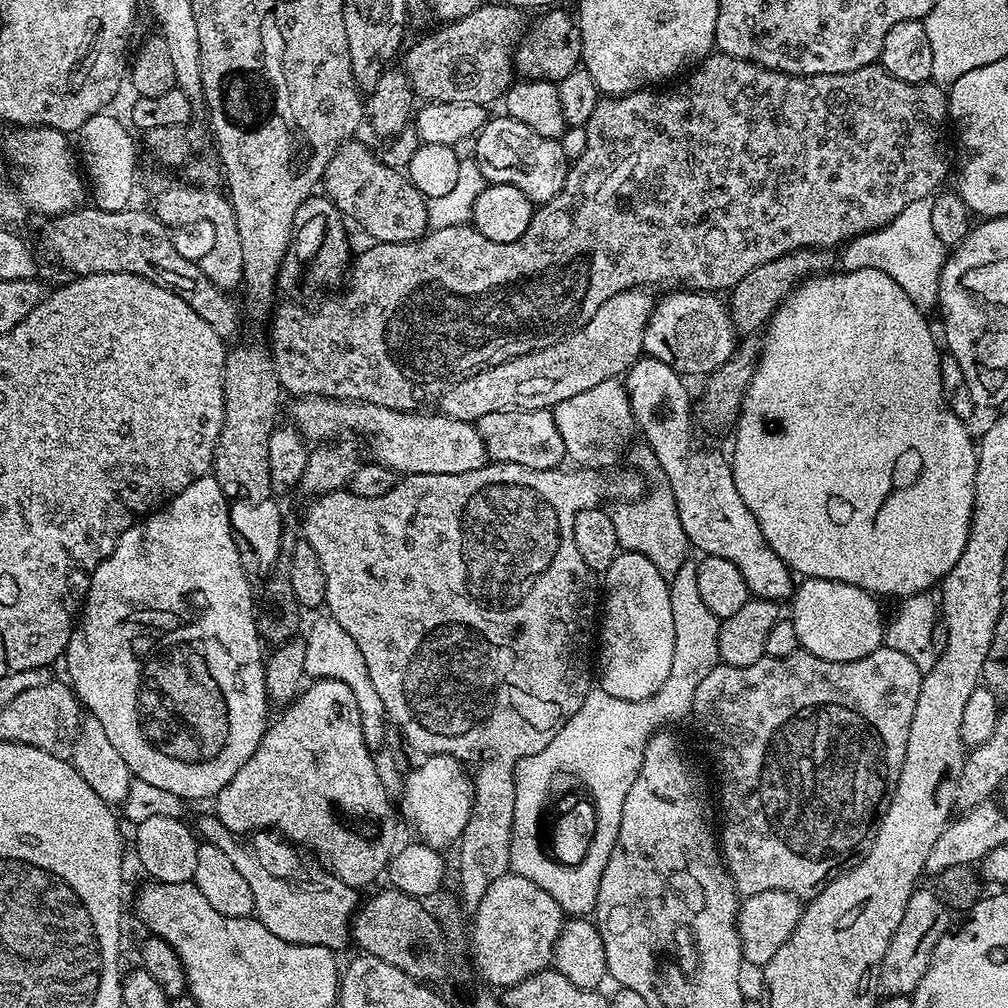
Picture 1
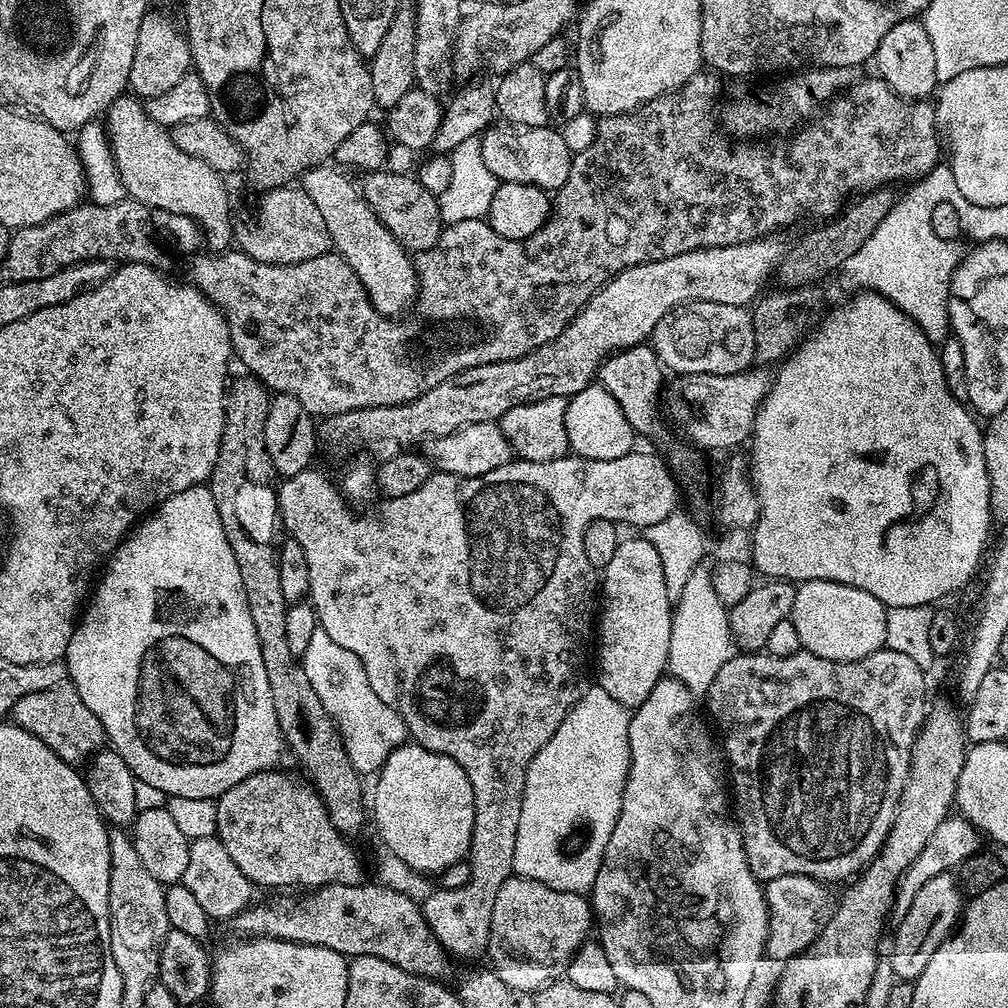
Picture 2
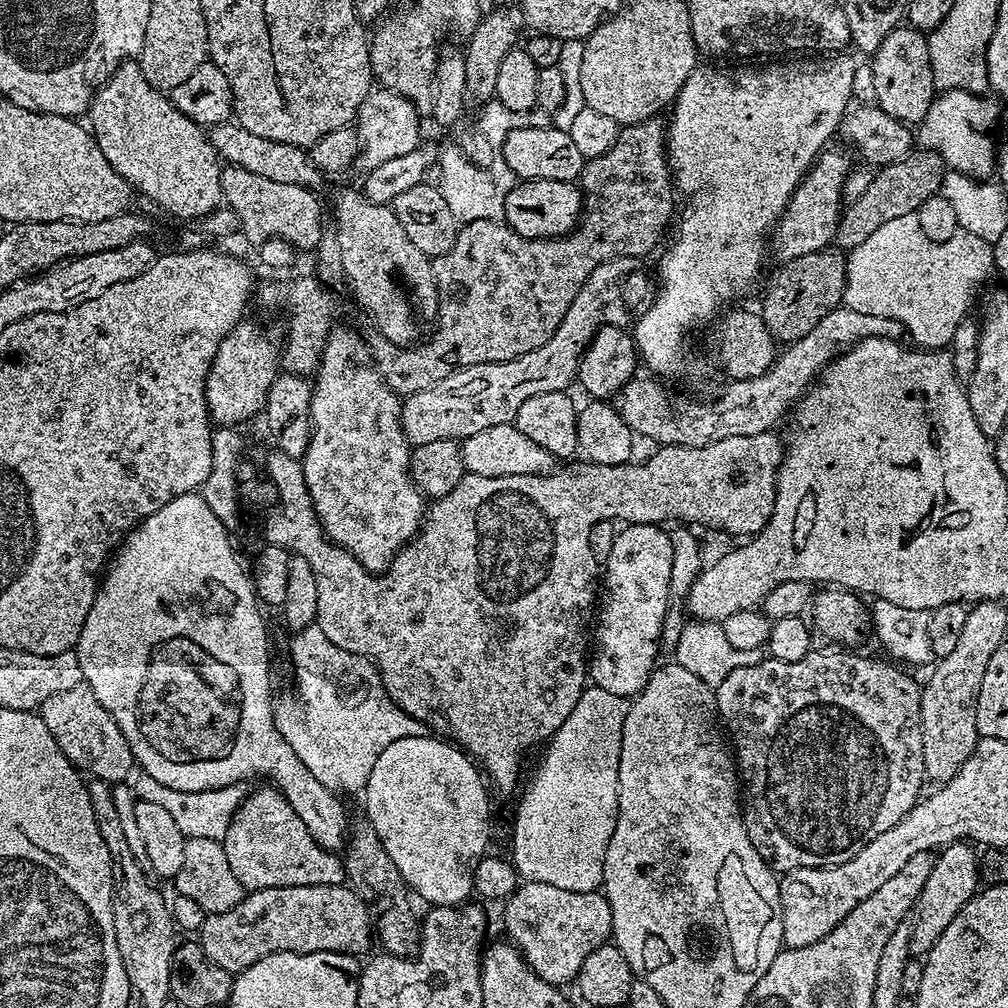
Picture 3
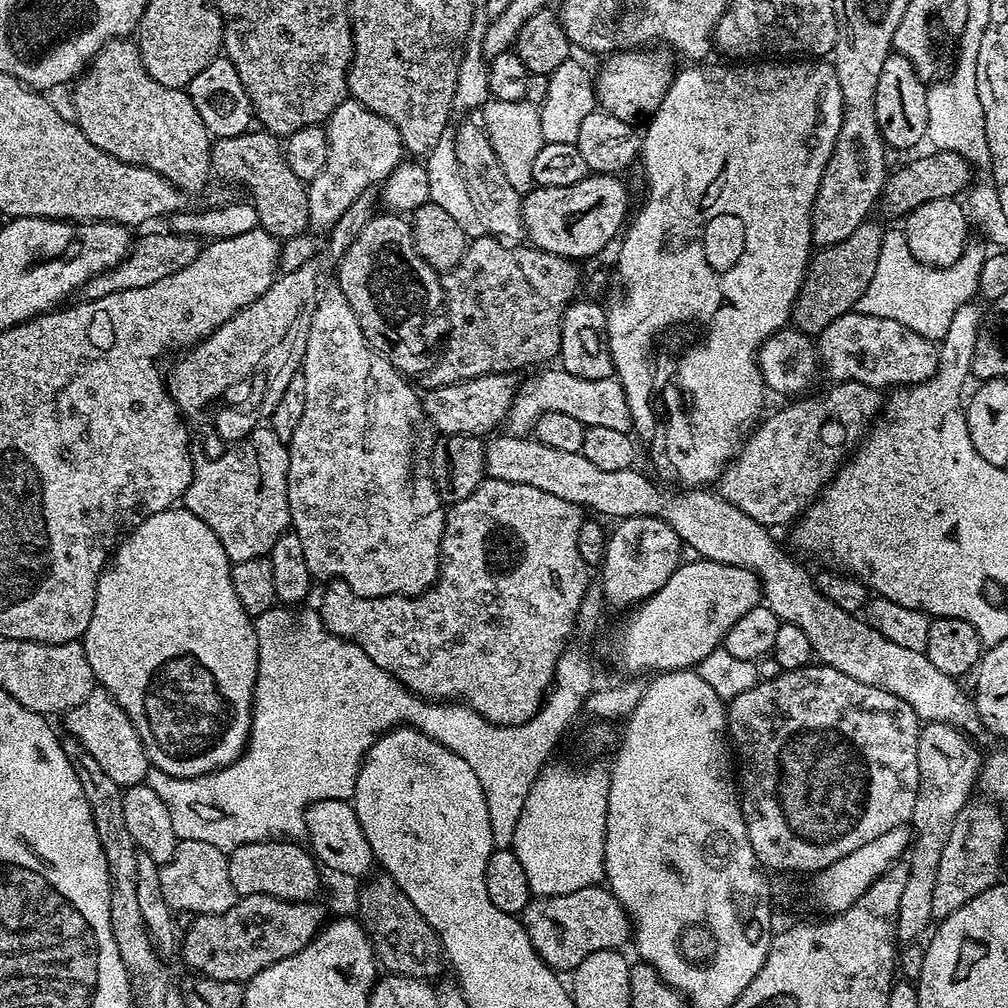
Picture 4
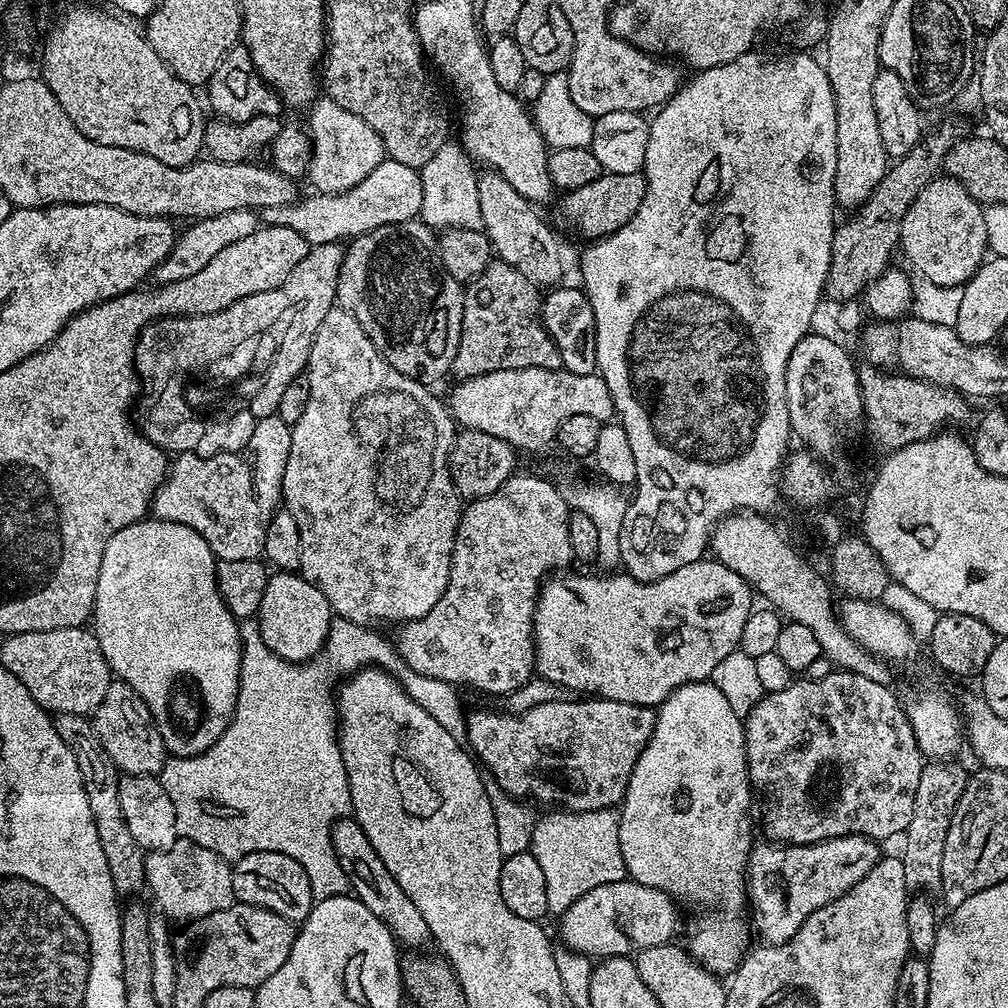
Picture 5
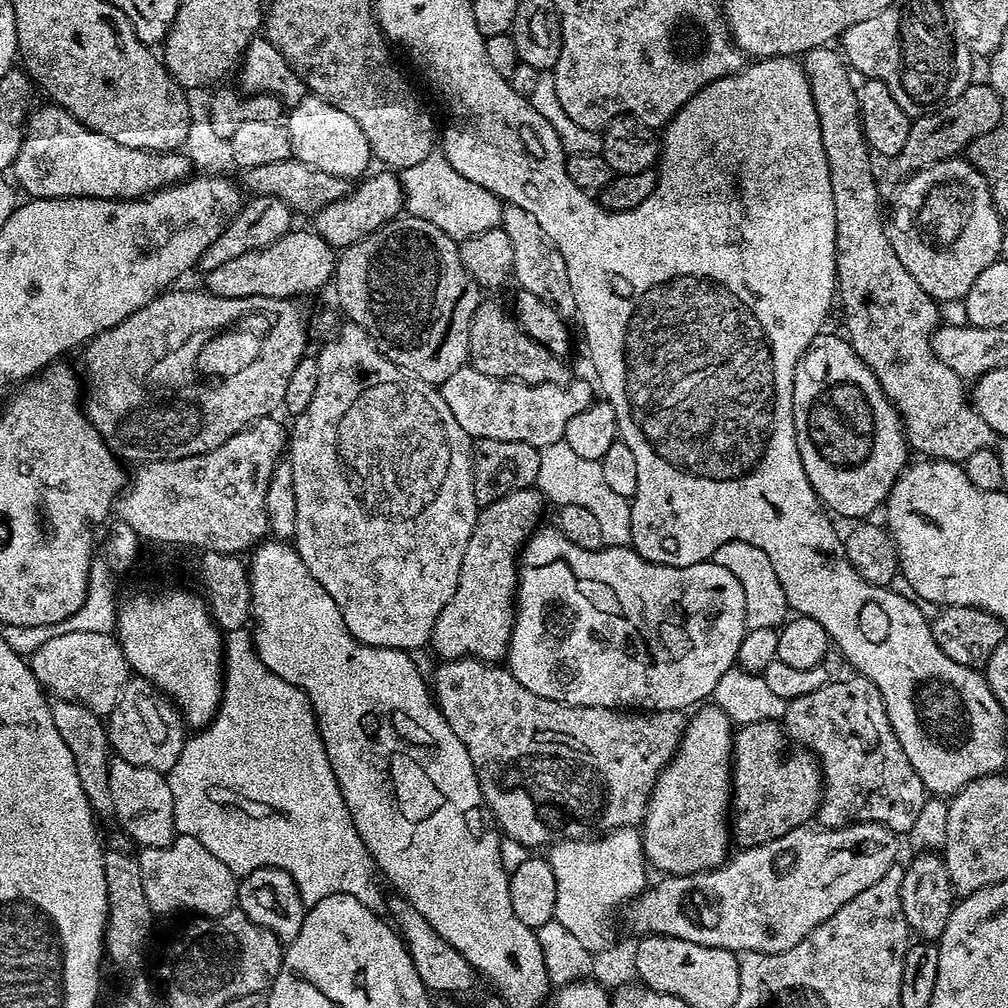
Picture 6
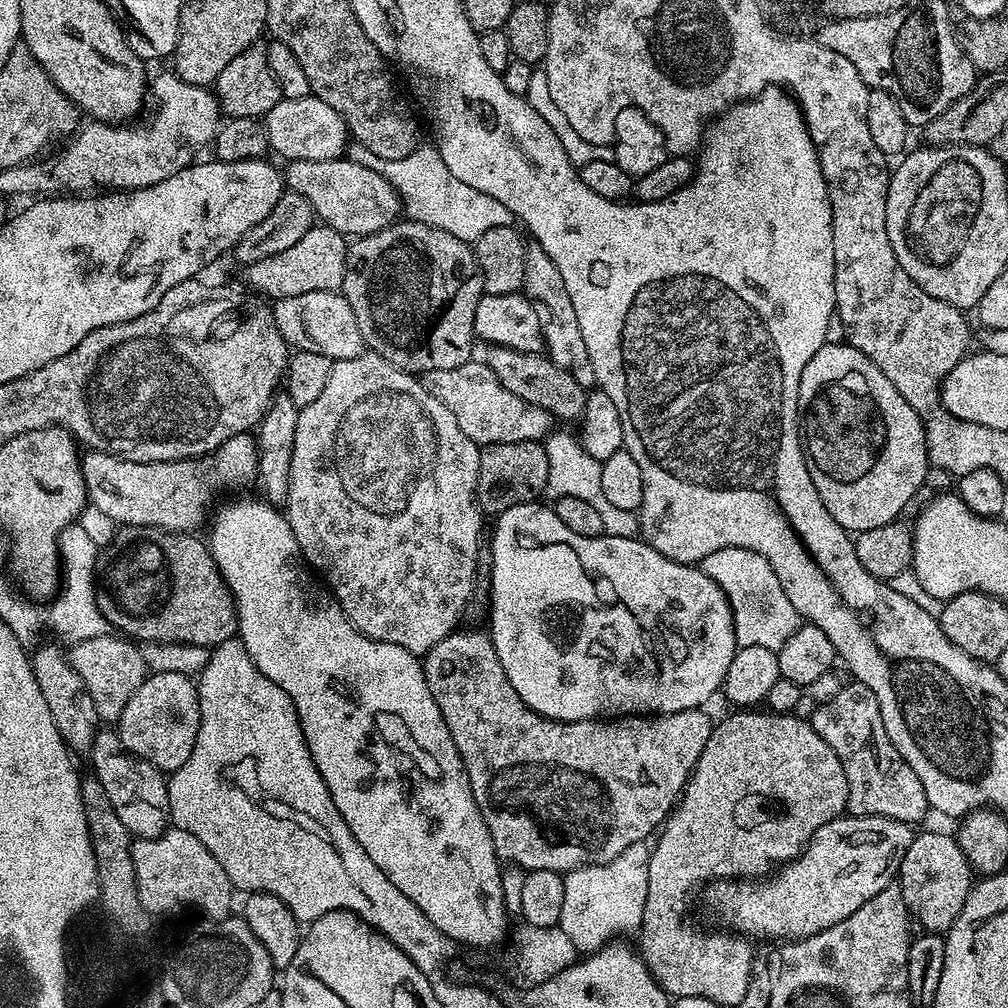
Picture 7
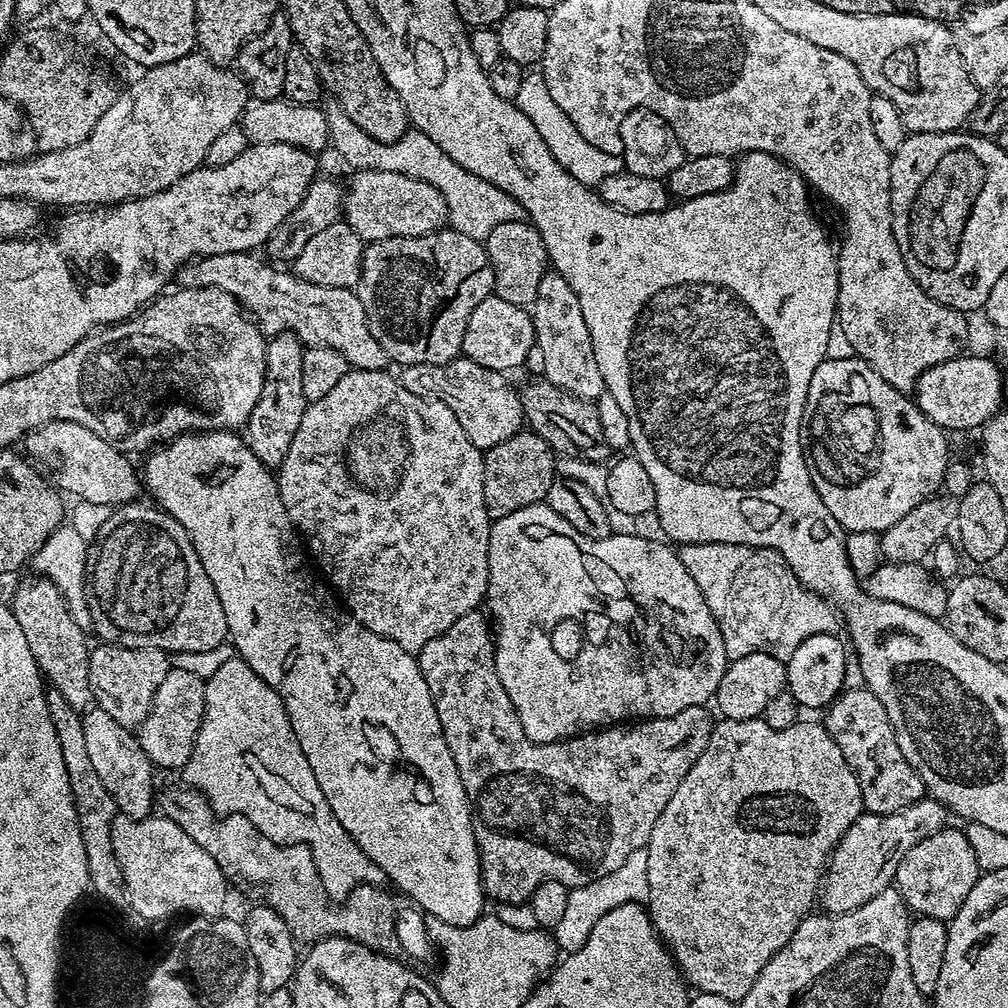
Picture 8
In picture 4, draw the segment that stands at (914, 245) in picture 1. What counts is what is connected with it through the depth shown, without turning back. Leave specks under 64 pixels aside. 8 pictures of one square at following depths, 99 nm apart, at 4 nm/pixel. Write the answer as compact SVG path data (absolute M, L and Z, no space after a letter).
M885 231L874 276L855 311L878 318L894 318L894 322L902 322L902 326L914 330L914 334L922 334L933 342L943 341L950 330L950 322L954 322L954 314L979 293L984 258L983 251L965 250L950 266L935 268L914 256L903 231Z

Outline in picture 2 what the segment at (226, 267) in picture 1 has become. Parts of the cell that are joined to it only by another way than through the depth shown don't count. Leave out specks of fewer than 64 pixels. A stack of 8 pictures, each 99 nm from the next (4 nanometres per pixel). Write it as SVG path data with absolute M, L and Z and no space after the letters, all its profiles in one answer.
M125 94L119 96L114 103L108 107L106 113L106 127L109 142L112 144L114 162L117 164L119 178L127 192L127 195L138 202L142 202L147 208L166 210L172 214L192 217L200 225L205 243L209 244L211 251L225 251L234 238L234 219L230 216L230 196L223 182L225 180L221 173L201 159L192 160L160 160L164 152L176 152L180 156L180 150L174 142L171 131L163 128L150 114L146 114L143 103L135 95Z

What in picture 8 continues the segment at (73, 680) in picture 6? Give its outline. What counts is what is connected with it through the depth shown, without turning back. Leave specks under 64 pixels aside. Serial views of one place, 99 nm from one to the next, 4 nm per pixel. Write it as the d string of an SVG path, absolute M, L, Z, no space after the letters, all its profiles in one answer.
M100 642L89 651L88 665L90 666L90 686L95 707L106 710L118 726L139 729L140 723L146 718L146 714L154 700L154 694L158 692L158 686L162 686L162 678L166 678L170 667L169 653L161 648L122 648L118 644Z

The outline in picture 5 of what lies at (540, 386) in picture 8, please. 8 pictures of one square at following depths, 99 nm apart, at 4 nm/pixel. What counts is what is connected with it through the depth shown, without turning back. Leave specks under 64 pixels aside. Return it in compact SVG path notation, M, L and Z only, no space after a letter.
M489 262L476 277L467 281L464 288L462 330L451 371L457 381L478 378L494 370L561 367L558 346L553 342L552 335L545 330L537 317L536 320L532 317L532 303L536 300L536 292L538 293L537 285L527 280L517 268L503 262Z

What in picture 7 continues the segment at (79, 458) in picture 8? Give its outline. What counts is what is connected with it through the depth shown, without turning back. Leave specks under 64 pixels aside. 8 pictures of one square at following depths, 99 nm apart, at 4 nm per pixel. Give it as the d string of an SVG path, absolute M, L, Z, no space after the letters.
M243 432L218 446L214 451L200 459L171 460L170 462L130 462L120 456L108 456L105 452L88 450L80 461L80 473L84 475L84 485L88 491L88 504L96 507L116 526L150 526L167 532L195 533L200 523L205 523L204 507L208 504L208 495L215 488L244 488L255 481L258 470L255 435Z

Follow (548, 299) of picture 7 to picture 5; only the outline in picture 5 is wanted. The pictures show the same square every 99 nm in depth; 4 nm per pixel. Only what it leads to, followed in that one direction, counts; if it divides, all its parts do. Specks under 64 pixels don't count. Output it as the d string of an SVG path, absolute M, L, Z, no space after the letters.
M491 170L481 171L476 182L478 206L482 206L482 231L492 243L493 253L541 289L548 290L559 285L564 276L564 256L560 253L560 244L551 226L536 213L539 212L537 205L522 198L522 194L518 194L506 178Z

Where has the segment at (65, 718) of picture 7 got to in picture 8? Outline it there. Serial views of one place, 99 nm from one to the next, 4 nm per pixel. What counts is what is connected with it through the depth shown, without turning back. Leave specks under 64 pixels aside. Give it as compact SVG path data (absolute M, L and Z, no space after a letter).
M31 574L16 588L16 593L10 596L10 607L14 618L18 618L18 626L22 626L22 634L26 634L26 646L30 646L30 654L34 654L34 662L40 668L40 674L51 687L59 690L62 698L77 710L87 710L93 707L92 687L90 686L90 666L88 653L90 643L85 629L74 622L70 614L64 595L60 593L60 586L43 574Z

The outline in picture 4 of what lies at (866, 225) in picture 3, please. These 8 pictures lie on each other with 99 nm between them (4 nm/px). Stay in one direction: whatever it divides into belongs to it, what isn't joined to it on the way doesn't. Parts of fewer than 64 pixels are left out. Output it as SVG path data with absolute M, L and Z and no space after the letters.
M932 152L929 156L916 156L909 164L904 164L900 169L889 171L880 192L879 207L885 208L892 216L907 217L922 202L935 200L950 200L959 197L973 183L972 168L964 156L956 152Z

